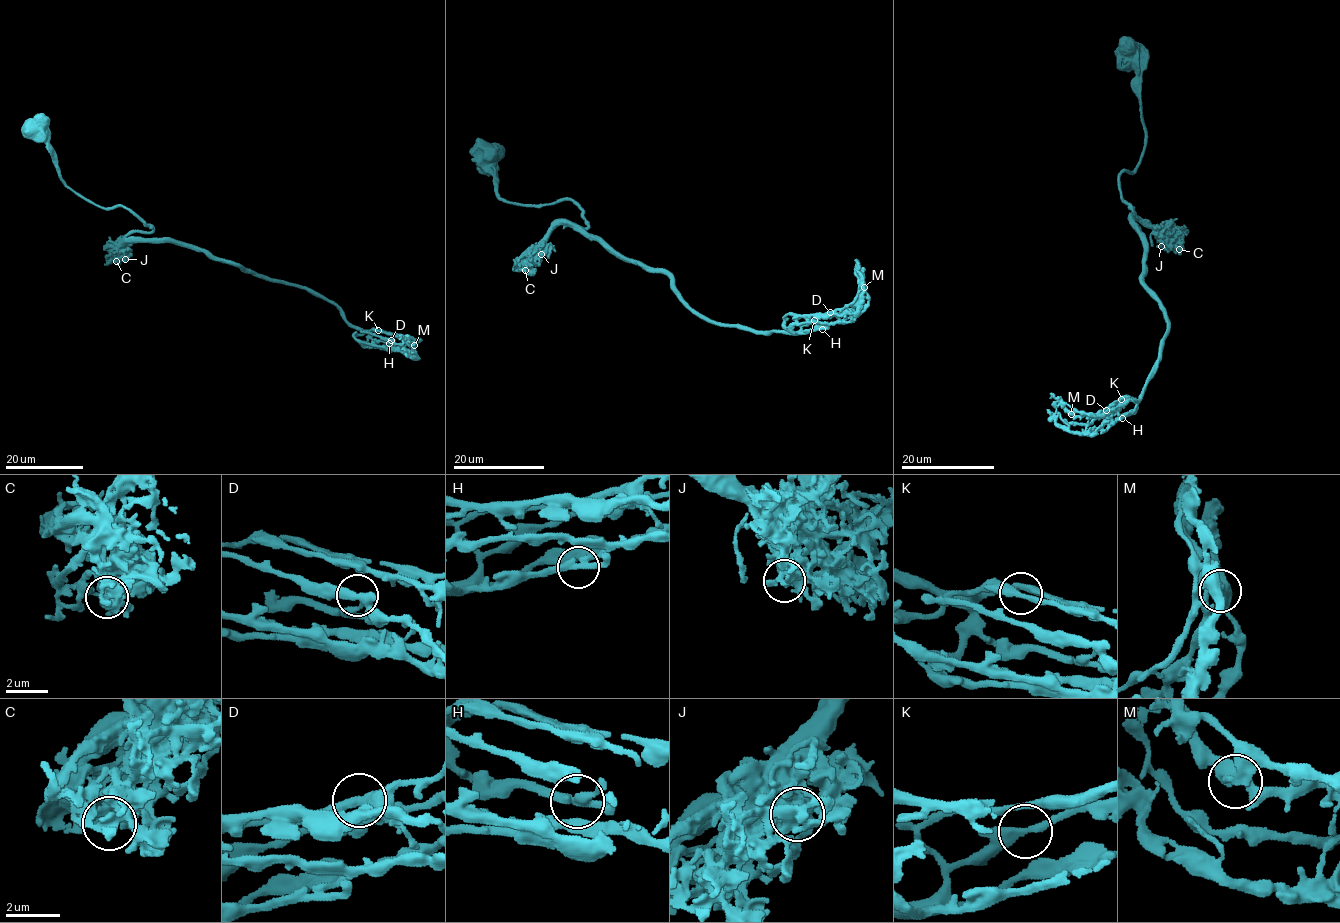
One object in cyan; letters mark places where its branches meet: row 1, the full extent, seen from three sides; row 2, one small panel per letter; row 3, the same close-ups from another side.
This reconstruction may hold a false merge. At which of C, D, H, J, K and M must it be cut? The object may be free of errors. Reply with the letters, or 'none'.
none

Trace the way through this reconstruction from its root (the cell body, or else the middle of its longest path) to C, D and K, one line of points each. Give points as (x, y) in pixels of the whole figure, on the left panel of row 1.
C: (31, 126), (53, 150), (58, 176), (68, 187), (102, 207), (123, 206), (152, 228), (130, 233), (116, 261)
D: (31, 126), (68, 187), (152, 228), (127, 238), (168, 239), (305, 286), (391, 339)
K: (31, 126), (68, 187), (152, 228), (127, 238), (168, 239), (305, 286), (378, 330)

